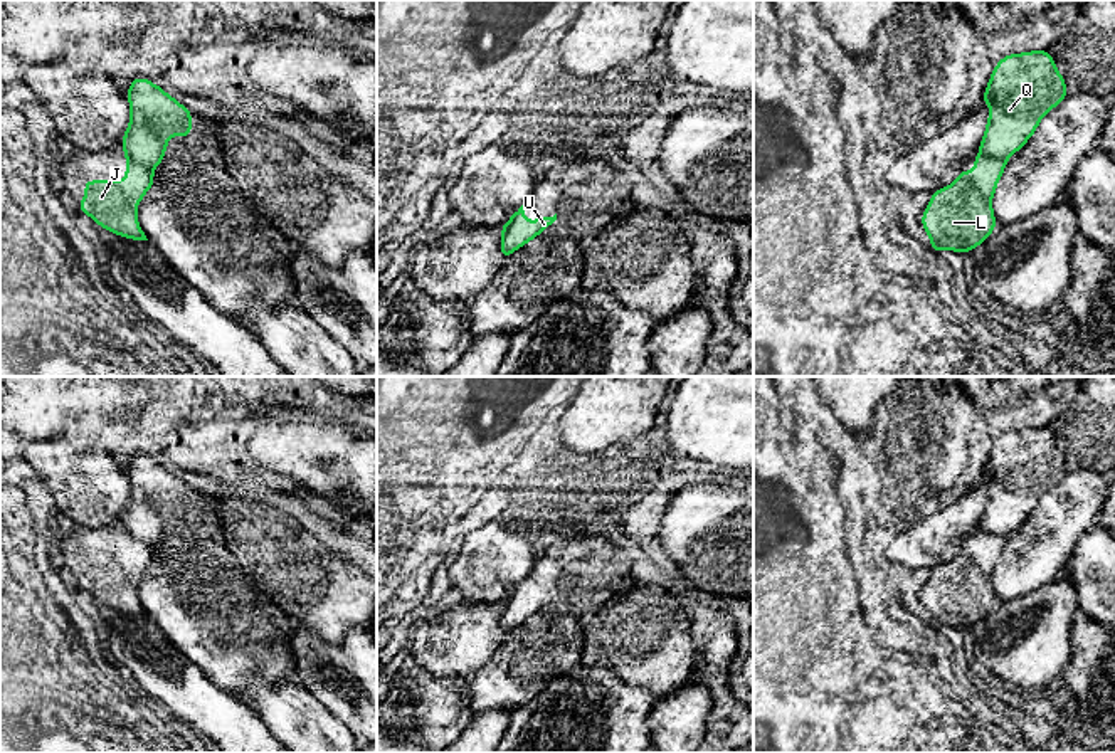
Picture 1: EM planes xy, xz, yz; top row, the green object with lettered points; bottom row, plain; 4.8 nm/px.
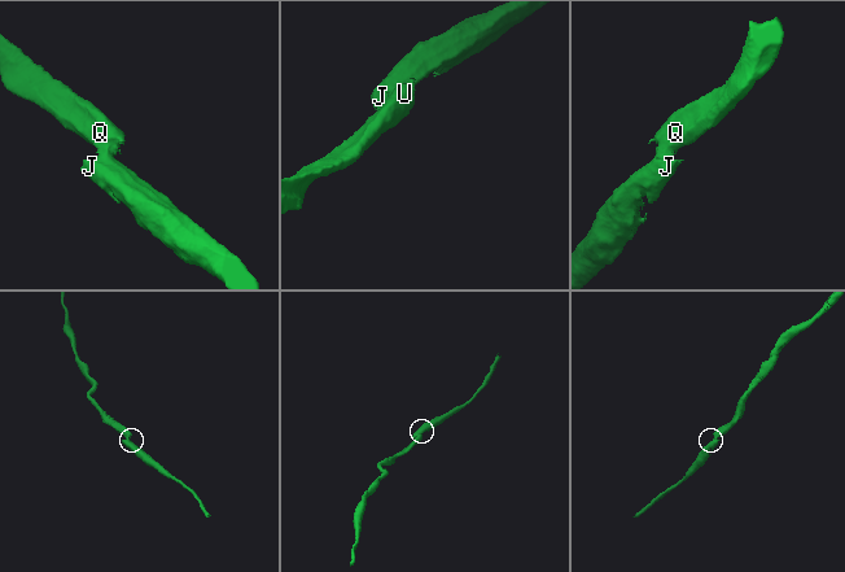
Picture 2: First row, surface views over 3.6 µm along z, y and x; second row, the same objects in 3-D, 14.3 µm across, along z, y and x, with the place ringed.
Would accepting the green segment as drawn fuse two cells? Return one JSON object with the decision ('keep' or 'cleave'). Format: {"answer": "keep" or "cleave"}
{"answer": "cleave"}

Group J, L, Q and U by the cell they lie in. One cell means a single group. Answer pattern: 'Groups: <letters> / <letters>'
Groups: J L / Q U

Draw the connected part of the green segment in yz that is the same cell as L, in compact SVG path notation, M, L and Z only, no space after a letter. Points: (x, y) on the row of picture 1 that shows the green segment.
M979 153L972 163L972 171L964 168L949 187L935 190L922 213L922 229L937 254L972 252L996 230L992 198L1007 160Z

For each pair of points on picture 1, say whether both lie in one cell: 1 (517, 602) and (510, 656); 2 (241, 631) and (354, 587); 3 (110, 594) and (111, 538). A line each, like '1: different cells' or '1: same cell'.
1: different cells
2: different cells
3: same cell

